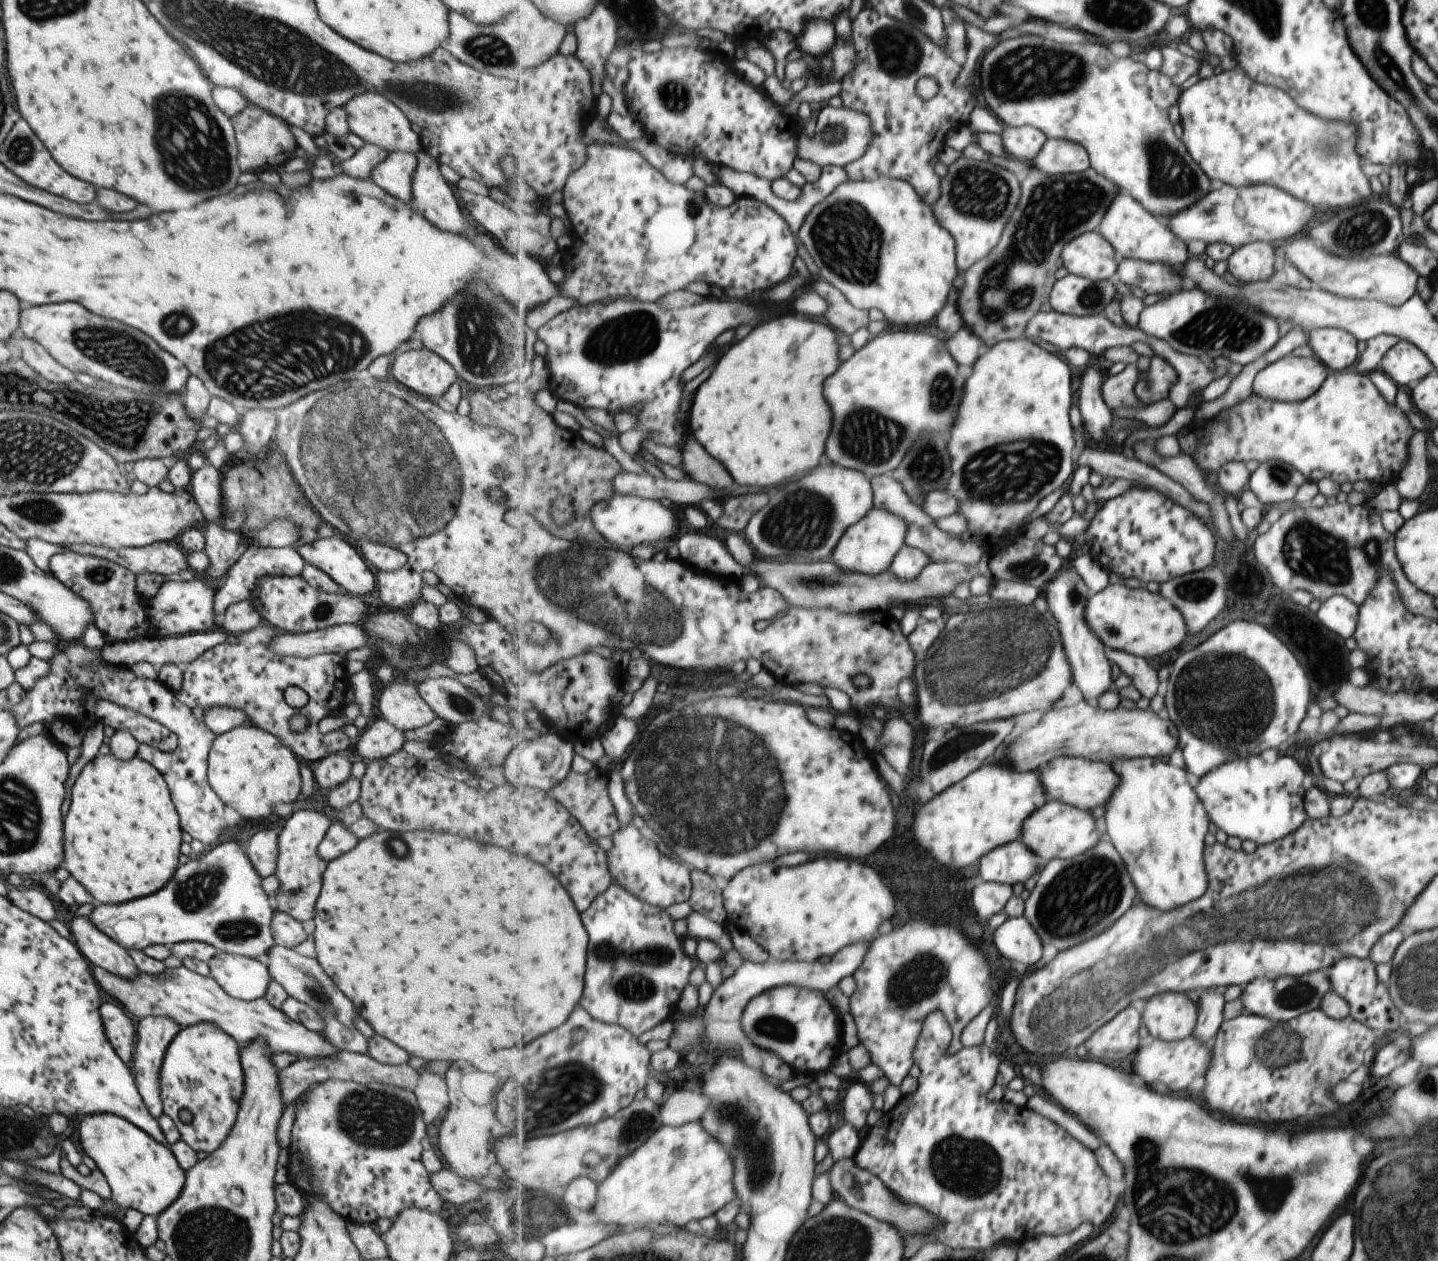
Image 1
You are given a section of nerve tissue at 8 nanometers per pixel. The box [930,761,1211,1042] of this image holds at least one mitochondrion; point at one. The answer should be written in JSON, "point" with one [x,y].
{"point":[1079,896]}

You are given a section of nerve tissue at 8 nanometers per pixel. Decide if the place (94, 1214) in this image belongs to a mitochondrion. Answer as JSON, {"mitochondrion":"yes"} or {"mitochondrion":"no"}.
{"mitochondrion":"no"}

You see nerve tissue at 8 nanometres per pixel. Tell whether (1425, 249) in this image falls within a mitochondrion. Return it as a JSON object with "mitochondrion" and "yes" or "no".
{"mitochondrion":"no"}

